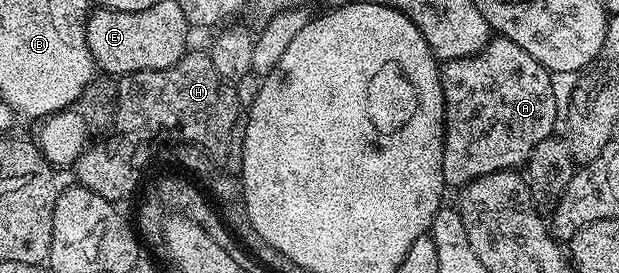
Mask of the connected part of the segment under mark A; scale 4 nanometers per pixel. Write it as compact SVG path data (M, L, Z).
M497 35L478 54L443 61L440 85L444 99L442 174L449 189L459 190L486 174L527 165L534 146L553 135L558 107L553 73L530 58L518 42Z

